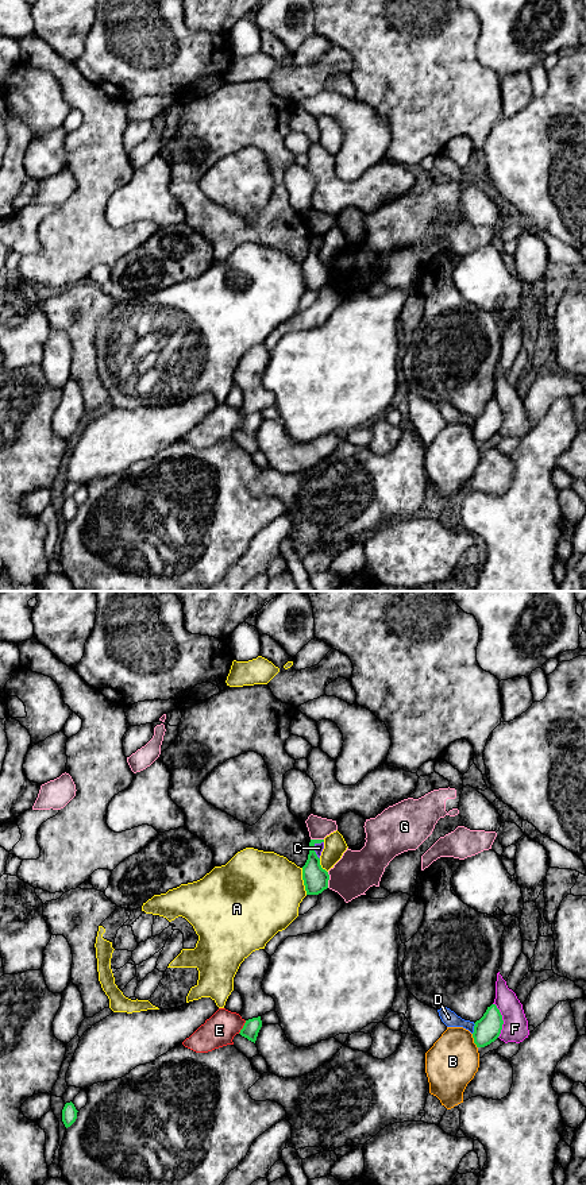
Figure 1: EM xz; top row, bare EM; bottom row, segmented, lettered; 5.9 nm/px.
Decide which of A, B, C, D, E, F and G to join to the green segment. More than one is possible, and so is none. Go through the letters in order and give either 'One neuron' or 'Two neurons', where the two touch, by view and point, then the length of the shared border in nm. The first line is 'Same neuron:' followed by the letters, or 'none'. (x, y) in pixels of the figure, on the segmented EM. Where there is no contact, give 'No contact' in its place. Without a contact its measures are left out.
Same neuron: none
A: Two neurons. Touches green at xz (304, 882). Shared border 160 nm
B: Two neurons. Touches green at xz (474, 1041). Shared border 90 nm
C: Two neurons. Touches green at xz (313, 848). Shared border 110 nm
D: Two neurons. Touches green at xz (474, 1029). Shared border 70 nm
E: Two neurons. Touches green at xz (243, 1027). Shared border 90 nm
F: Two neurons. Touches green at xz (502, 1021). Shared border 220 nm
G: Two neurons. Touches green at xz (328, 879). Shared border 100 nm

